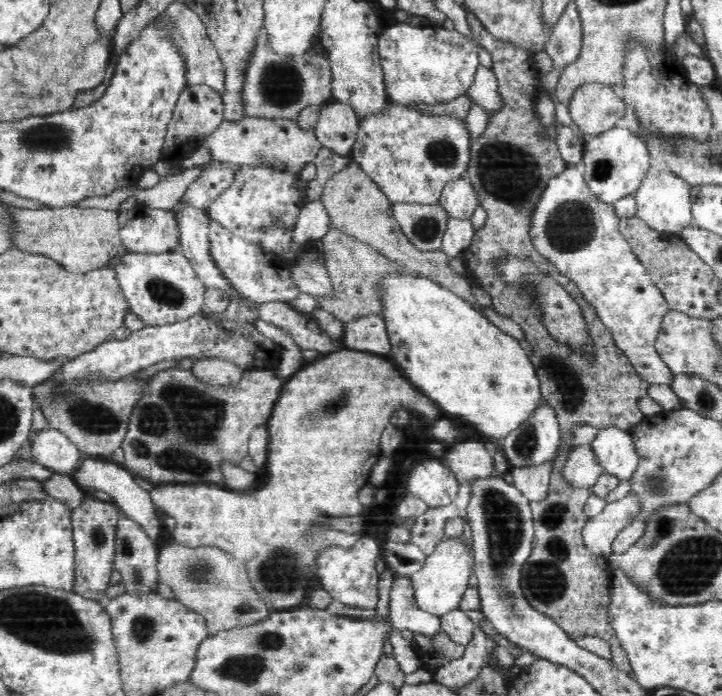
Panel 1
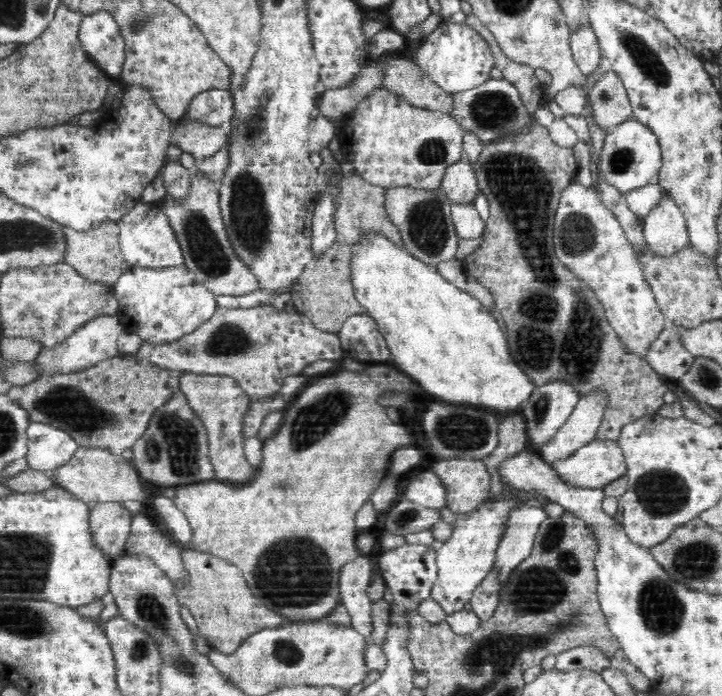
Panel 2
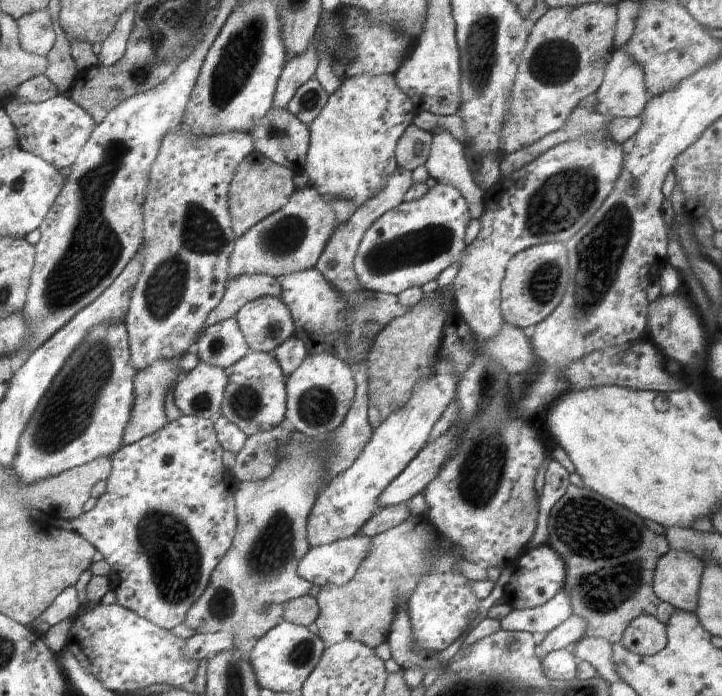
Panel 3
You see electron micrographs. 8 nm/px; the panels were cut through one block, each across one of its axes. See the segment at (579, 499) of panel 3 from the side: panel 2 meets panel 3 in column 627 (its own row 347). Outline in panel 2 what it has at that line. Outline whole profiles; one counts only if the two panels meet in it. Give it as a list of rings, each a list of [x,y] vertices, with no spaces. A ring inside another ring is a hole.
[[[533,123],[522,135],[508,136],[484,145],[480,156],[470,165],[475,172],[479,192],[488,199],[490,216],[481,235],[484,237],[482,246],[476,248],[474,254],[470,253],[464,267],[469,276],[491,292],[496,309],[504,317],[502,333],[506,334],[511,358],[536,386],[554,379],[566,380],[578,389],[580,398],[594,389],[604,389],[609,402],[596,439],[618,440],[626,424],[662,408],[667,388],[650,363],[642,355],[631,353],[618,338],[594,289],[559,261],[554,253],[554,216],[560,206],[560,196],[578,176],[579,165],[574,152],[554,143],[546,127]]]

